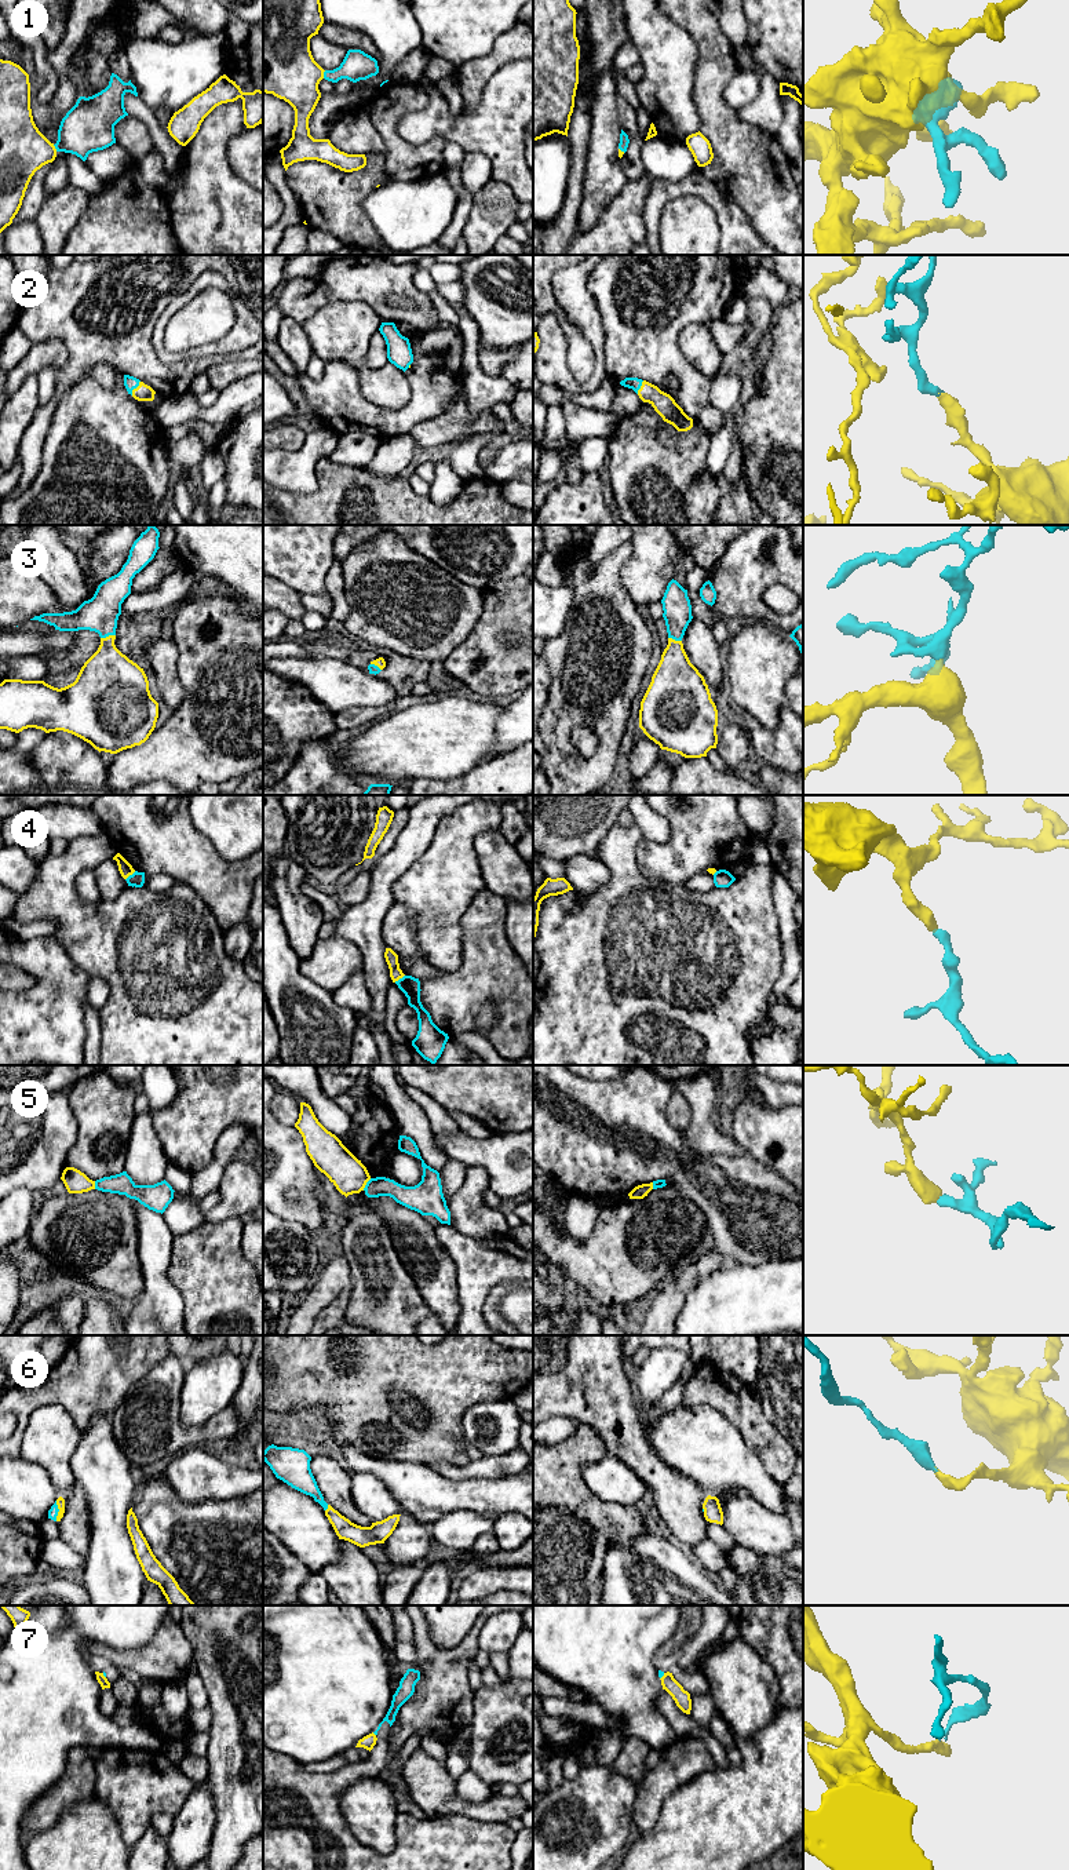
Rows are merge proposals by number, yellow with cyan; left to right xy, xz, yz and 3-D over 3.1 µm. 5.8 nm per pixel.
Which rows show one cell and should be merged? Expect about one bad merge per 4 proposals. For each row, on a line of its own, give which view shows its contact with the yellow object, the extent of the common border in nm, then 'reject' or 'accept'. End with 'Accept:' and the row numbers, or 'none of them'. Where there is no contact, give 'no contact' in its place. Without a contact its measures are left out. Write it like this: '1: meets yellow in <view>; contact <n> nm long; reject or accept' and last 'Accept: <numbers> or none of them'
1: meets yellow in xz; contact 50 nm long; accept
2: meets yellow in xy; contact 100 nm long; accept
3: meets yellow in xy; contact 90 nm long; accept
4: meets yellow in xy; contact 80 nm long; reject
5: meets yellow in xz; contact 90 nm long; reject
6: meets yellow in xy; contact 120 nm long; accept
7: meets yellow in xz; contact 30 nm long; reject
Accept: 1, 2, 3, 6

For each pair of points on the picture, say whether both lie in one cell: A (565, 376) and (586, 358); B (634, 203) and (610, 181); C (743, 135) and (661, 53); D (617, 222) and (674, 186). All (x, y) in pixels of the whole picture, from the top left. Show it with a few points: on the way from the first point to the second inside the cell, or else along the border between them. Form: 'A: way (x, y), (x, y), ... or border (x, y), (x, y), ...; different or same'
A: border (565, 339), (566, 365), (571, 374), (584, 383); different
B: border (627, 181), (623, 189), (599, 214); different
C: border (696, 51), (693, 104), (699, 115); different
D: border (653, 179), (644, 210), (645, 237); different

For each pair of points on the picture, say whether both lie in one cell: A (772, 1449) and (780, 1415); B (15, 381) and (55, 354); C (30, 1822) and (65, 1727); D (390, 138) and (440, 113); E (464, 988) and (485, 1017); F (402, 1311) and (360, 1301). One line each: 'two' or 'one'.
A: two
B: one
C: two
D: two
E: two
F: one

